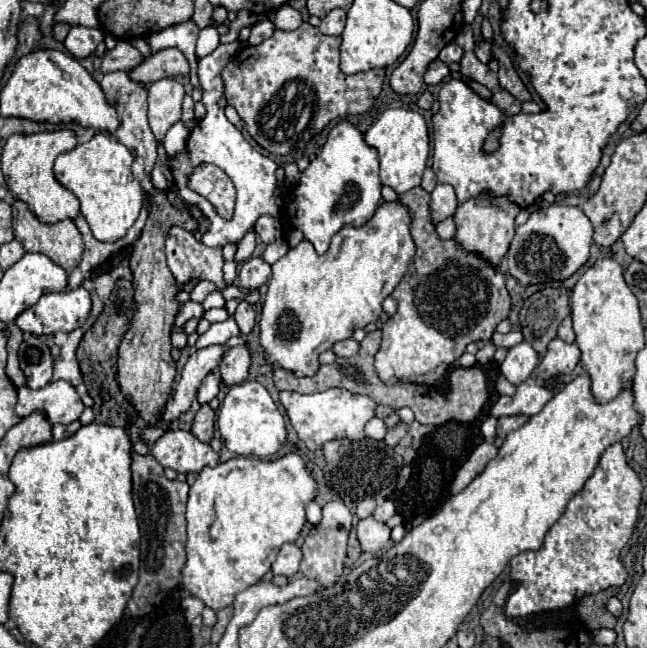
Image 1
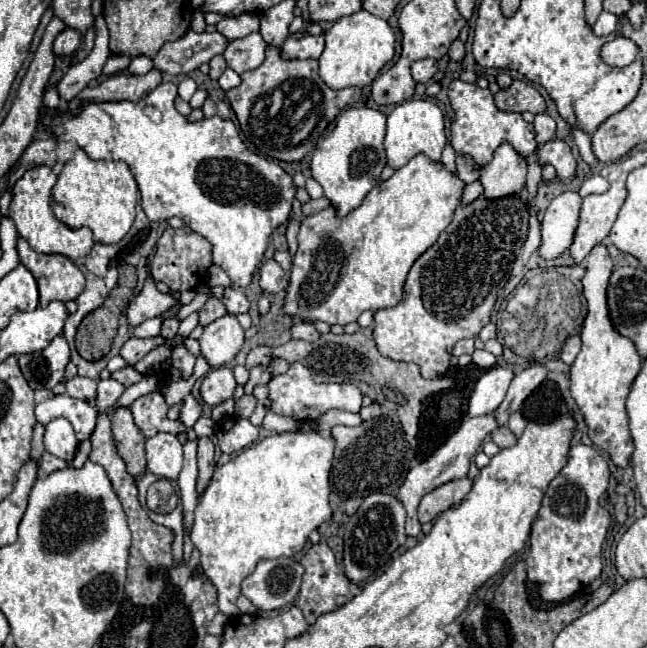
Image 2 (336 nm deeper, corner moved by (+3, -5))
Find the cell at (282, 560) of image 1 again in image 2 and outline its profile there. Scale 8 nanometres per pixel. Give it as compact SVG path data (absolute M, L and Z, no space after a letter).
M277 558L277 560L259 560L255 570L241 582L241 594L247 596L255 608L259 610L281 610L291 604L299 594L303 576L303 566L293 558Z

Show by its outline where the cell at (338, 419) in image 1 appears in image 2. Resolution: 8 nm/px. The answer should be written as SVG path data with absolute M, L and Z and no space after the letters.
M293 362L285 374L273 376L269 380L269 400L271 400L271 410L277 414L293 416L297 420L315 420L319 414L331 410L331 408L341 408L349 412L359 412L363 394L355 384L317 384L313 382L309 370L301 362Z

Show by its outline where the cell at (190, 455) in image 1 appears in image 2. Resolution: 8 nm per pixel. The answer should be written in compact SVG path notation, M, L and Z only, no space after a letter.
M157 434L145 442L147 470L159 478L173 480L183 468L183 446L175 434Z

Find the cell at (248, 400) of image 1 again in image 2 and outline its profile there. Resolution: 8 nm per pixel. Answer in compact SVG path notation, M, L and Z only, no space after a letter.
M233 418L231 428L217 432L217 444L225 454L237 454L257 440L257 428L245 418Z

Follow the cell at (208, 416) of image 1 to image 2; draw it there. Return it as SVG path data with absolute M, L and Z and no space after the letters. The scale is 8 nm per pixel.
M199 438L199 448L197 448L197 464L199 464L199 478L197 478L197 492L199 496L205 492L209 486L209 480L215 470L215 458L213 458L213 442L211 438Z

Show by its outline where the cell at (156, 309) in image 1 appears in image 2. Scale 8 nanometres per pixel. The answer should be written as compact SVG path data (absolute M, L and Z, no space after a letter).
M119 408L111 416L111 434L119 456L127 464L127 472L139 480L145 472L145 436L135 426L133 416L127 408Z

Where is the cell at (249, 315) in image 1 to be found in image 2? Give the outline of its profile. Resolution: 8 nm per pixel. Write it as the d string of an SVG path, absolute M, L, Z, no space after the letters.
M227 286L221 300L223 300L223 304L225 304L229 314L243 314L243 312L249 310L249 300L245 298L243 290L239 290L239 288Z

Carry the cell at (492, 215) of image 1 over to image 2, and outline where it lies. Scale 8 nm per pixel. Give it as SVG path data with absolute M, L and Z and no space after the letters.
M501 144L493 154L493 160L481 168L483 196L485 198L503 198L509 194L521 192L527 174L527 160L509 144Z

